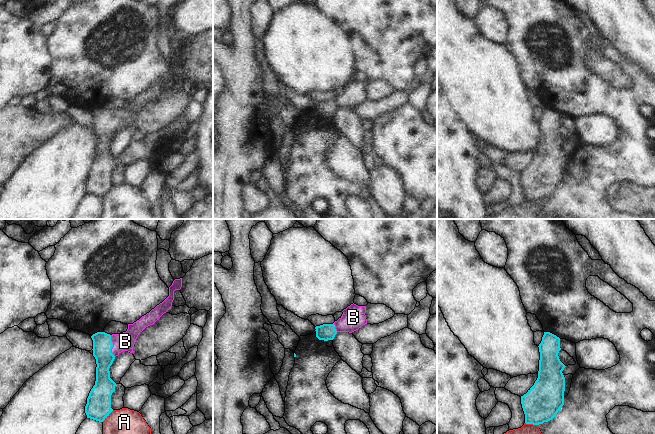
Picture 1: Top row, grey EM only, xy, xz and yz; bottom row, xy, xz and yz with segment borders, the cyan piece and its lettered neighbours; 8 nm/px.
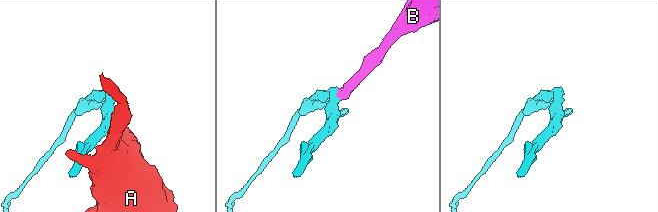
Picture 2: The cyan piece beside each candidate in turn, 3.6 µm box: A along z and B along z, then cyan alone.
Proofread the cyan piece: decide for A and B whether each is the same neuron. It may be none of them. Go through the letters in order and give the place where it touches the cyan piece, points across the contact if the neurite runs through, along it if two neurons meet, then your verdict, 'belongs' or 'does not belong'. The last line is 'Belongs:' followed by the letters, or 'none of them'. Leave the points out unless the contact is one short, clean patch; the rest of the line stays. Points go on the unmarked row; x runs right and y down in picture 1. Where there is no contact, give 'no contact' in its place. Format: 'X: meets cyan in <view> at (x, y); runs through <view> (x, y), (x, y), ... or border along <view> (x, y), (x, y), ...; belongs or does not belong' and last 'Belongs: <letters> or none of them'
A: meets cyan in yz at (533, 200); border along yz (525, 198), (540, 200); does not belong
B: meets cyan in xy at (112, 122); runs through xy (102, 120), (112, 122), (118, 118), (125, 117); belongs
Belongs: B

